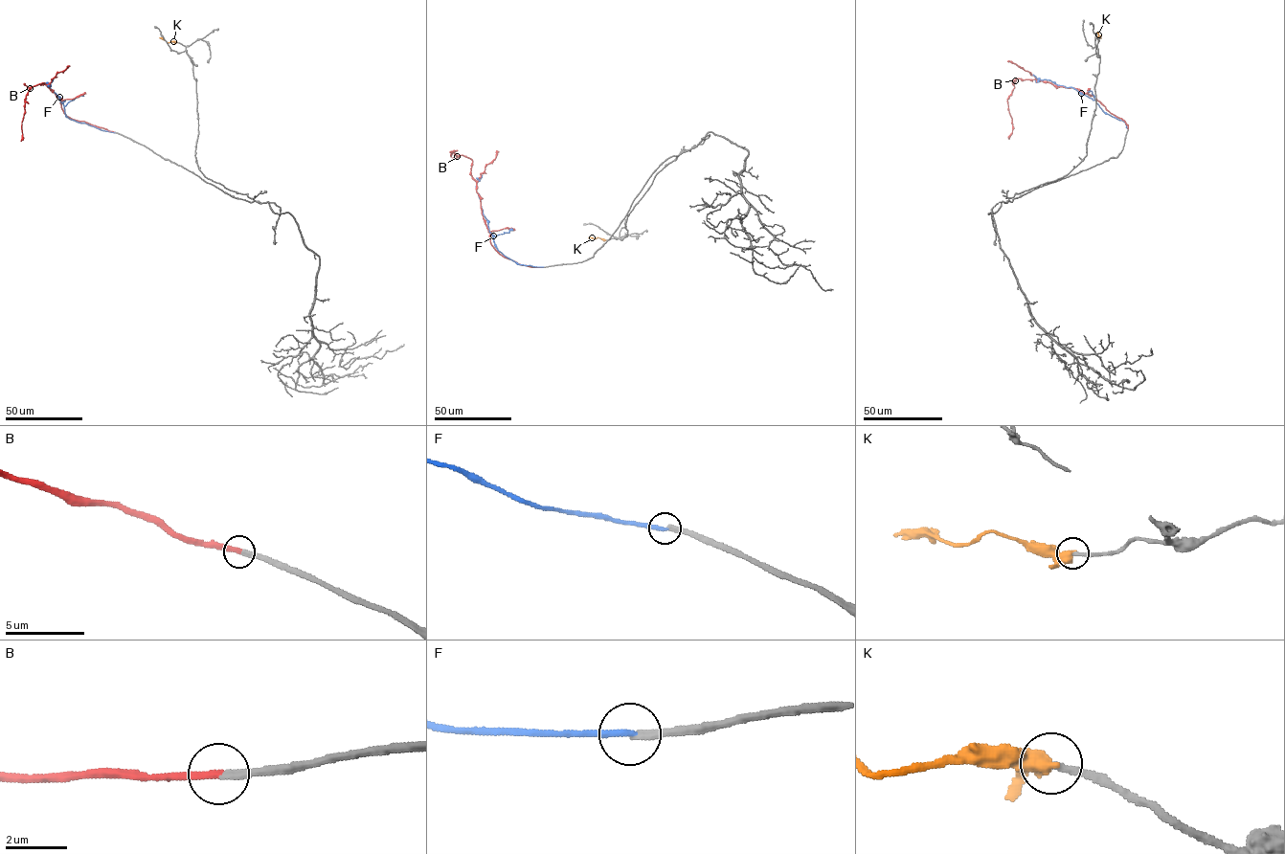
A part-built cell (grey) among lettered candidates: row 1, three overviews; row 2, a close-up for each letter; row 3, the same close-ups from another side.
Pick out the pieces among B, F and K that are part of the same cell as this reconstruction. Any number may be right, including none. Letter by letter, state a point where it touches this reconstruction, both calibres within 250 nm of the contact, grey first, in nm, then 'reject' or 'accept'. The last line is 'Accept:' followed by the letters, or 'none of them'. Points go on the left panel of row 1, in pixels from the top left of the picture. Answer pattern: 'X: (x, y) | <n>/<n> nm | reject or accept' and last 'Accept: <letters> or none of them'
B: (114, 132) | 280/280 nm | accept
F: (114, 132) | 280/240 nm | reject
K: (176, 42) | 240/600 nm | accept
Accept: B, K

